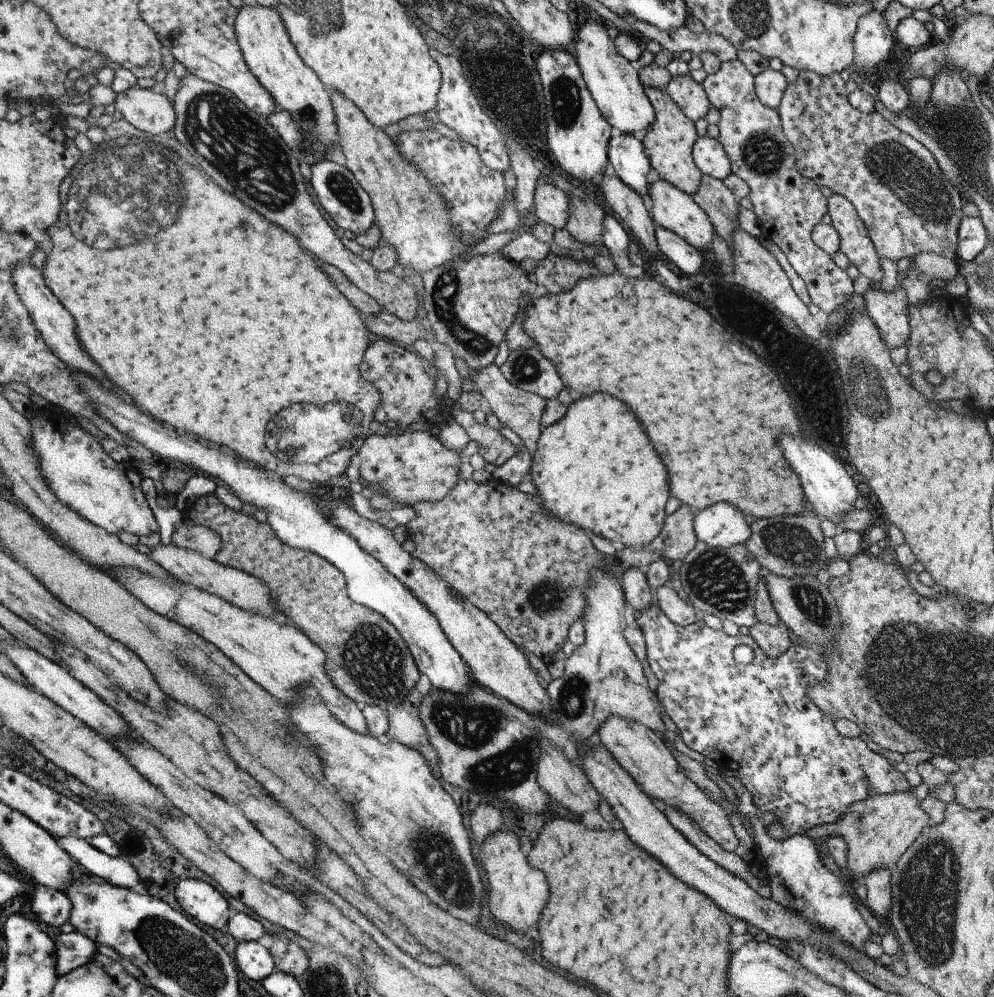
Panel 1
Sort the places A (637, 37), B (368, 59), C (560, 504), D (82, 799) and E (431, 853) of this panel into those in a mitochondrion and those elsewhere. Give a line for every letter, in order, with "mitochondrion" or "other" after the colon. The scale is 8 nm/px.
A: other
B: other
C: other
D: other
E: mitochondrion

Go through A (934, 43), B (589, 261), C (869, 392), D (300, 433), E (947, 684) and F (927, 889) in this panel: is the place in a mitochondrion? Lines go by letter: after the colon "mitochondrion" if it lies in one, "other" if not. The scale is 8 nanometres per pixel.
A: other
B: other
C: mitochondrion
D: mitochondrion
E: mitochondrion
F: mitochondrion

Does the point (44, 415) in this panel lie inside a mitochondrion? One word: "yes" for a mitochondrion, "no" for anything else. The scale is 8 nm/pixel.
no

